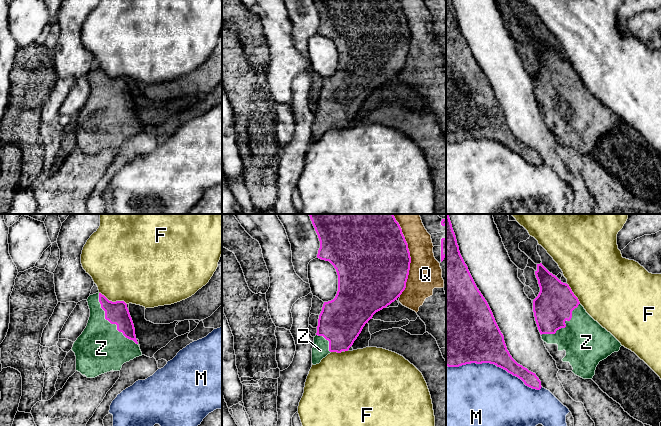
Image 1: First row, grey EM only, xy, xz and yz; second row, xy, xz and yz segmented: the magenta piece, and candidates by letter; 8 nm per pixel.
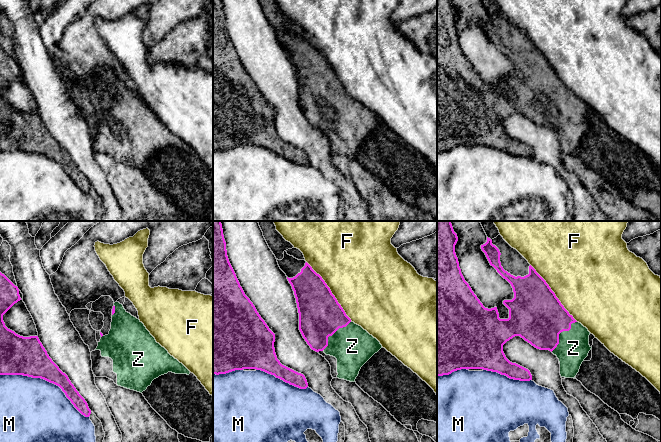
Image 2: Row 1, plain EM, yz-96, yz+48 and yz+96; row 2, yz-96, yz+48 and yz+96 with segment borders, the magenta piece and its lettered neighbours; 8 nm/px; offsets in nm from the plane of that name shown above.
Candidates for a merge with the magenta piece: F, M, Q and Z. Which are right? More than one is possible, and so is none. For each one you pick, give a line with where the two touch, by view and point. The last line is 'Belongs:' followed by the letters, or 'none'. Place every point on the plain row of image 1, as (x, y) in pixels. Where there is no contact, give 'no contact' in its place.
Z: xy (110, 98)
Belongs: Z

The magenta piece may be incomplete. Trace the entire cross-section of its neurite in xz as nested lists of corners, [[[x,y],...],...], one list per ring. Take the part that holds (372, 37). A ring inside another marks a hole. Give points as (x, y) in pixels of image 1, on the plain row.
[[[313,0],[313,2],[320,17],[317,34],[329,37],[338,51],[337,70],[333,76],[324,78],[318,95],[312,124],[312,140],[316,141],[331,128],[348,127],[373,91],[400,73],[406,64],[411,33],[399,0]]]

